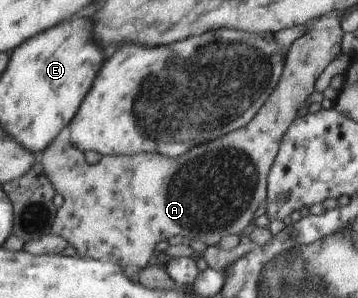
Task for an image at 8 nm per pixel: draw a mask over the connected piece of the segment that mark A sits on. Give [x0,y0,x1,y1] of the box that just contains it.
[41,17,342,275]

